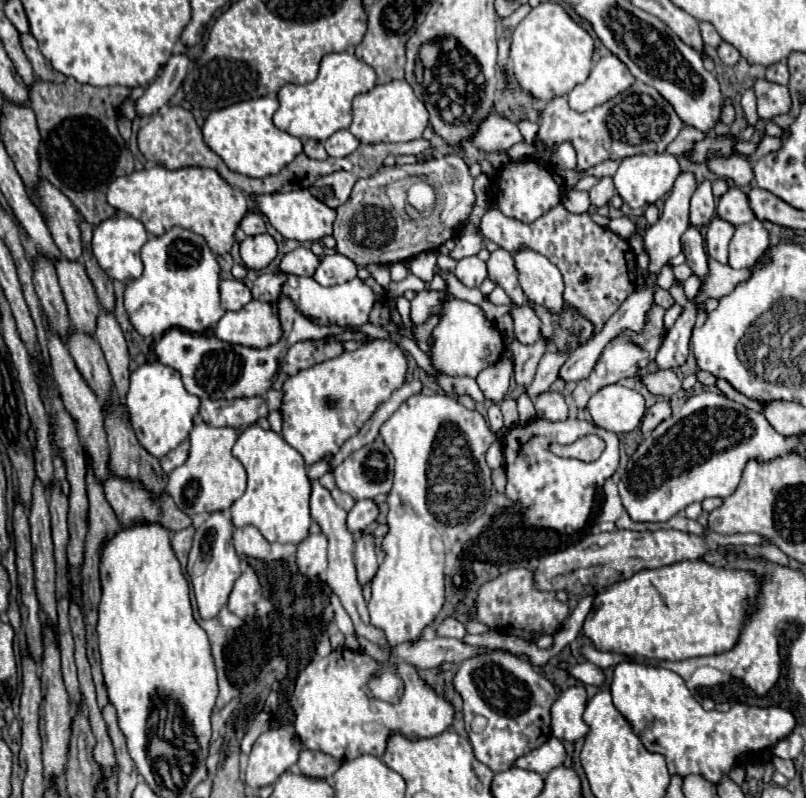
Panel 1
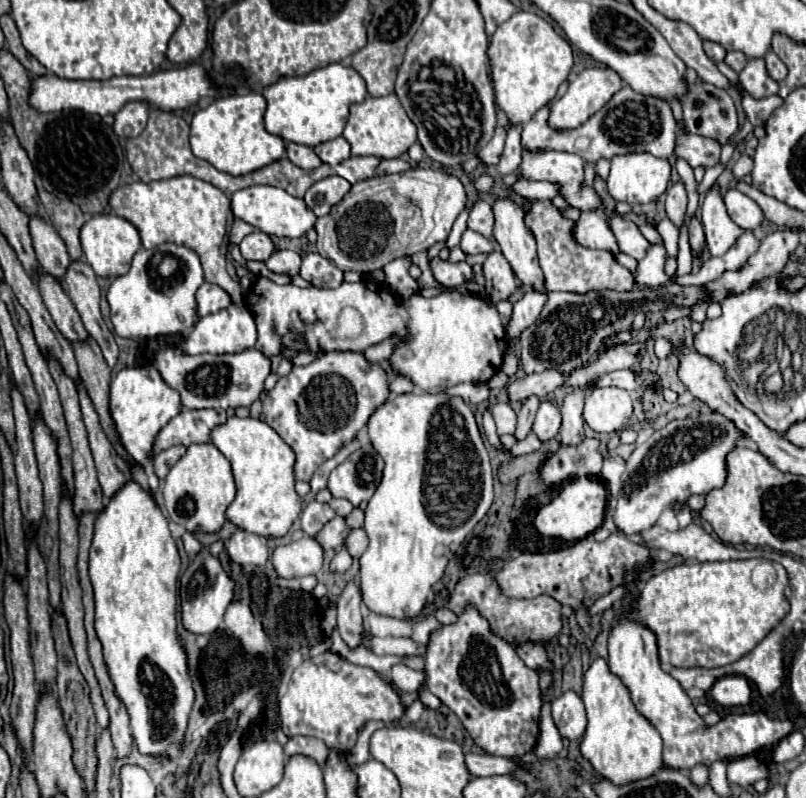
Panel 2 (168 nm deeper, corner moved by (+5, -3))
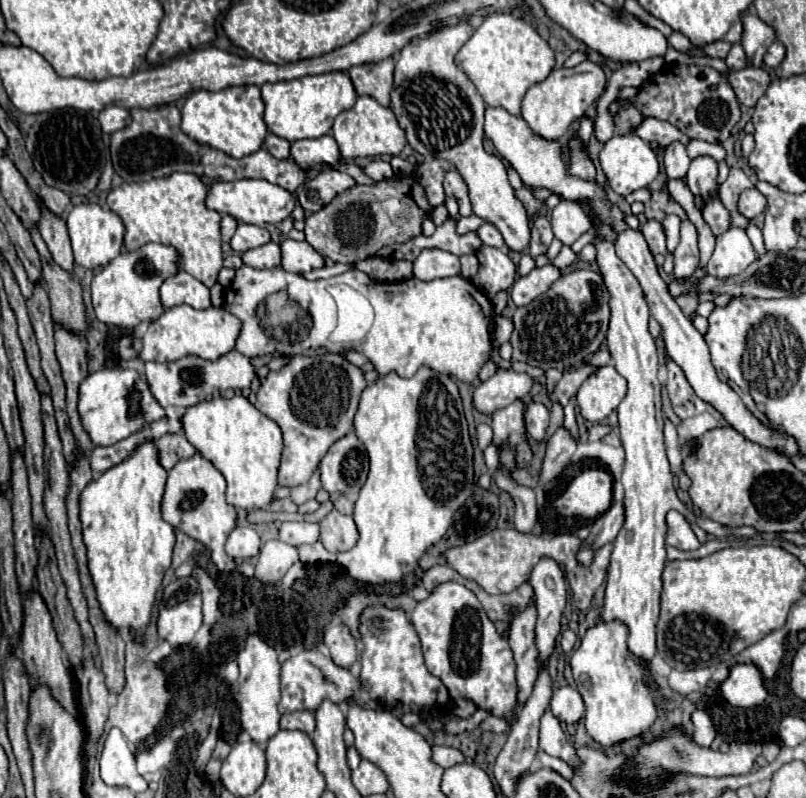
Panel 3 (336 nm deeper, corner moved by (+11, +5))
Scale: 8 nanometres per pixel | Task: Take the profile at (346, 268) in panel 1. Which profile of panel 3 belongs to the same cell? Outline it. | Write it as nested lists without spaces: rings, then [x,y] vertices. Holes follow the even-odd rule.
[[[286,239],[280,247],[282,247],[280,267],[290,273],[310,273],[312,269],[324,267],[324,257],[306,241]]]

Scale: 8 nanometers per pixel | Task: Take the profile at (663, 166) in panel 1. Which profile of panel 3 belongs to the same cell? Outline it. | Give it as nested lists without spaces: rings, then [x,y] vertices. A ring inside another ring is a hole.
[[[614,135],[604,145],[604,149],[600,151],[600,167],[606,175],[608,185],[612,187],[612,191],[622,195],[622,197],[626,197],[628,193],[632,193],[636,189],[648,187],[658,177],[658,171],[660,171],[656,153],[650,149],[648,143],[644,143],[636,135]]]

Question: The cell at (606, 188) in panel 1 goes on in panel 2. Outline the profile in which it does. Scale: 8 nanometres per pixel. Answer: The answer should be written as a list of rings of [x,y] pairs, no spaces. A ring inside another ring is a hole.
[[[586,211],[572,227],[572,237],[578,245],[590,249],[604,249],[610,253],[618,253],[616,239],[608,227],[606,217],[600,211]]]

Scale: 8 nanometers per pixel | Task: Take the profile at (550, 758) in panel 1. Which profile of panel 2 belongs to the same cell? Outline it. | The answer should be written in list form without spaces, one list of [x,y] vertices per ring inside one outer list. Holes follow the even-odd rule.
[[[464,755],[466,769],[472,777],[488,777],[488,775],[508,775],[514,769],[514,763],[504,757],[492,757],[492,755]]]

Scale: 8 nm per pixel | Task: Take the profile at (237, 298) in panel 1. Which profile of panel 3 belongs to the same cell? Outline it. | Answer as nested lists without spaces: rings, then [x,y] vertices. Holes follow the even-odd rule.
[[[180,271],[178,275],[174,275],[162,283],[160,299],[162,299],[164,309],[178,307],[182,303],[196,307],[196,309],[208,309],[212,305],[210,289],[204,287],[204,283],[200,283],[186,271]]]

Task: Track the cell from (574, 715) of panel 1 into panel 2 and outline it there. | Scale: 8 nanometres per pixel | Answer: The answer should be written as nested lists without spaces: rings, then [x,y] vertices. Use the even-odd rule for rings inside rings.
[[[566,691],[552,701],[552,717],[562,737],[580,739],[586,731],[586,711],[574,691]]]

